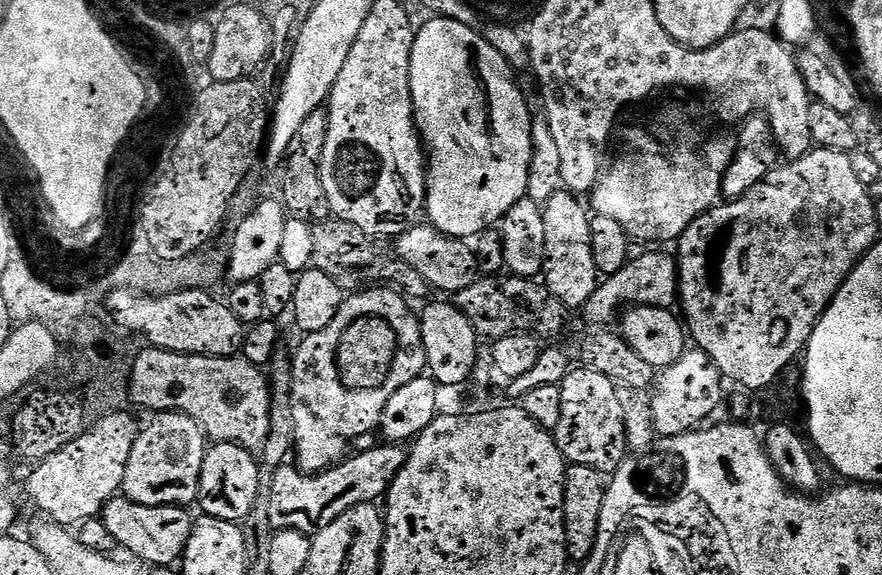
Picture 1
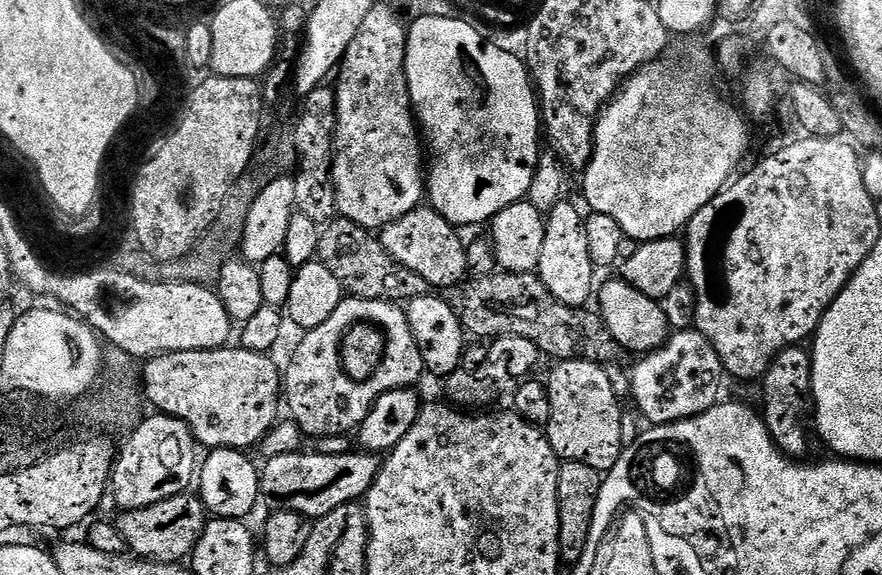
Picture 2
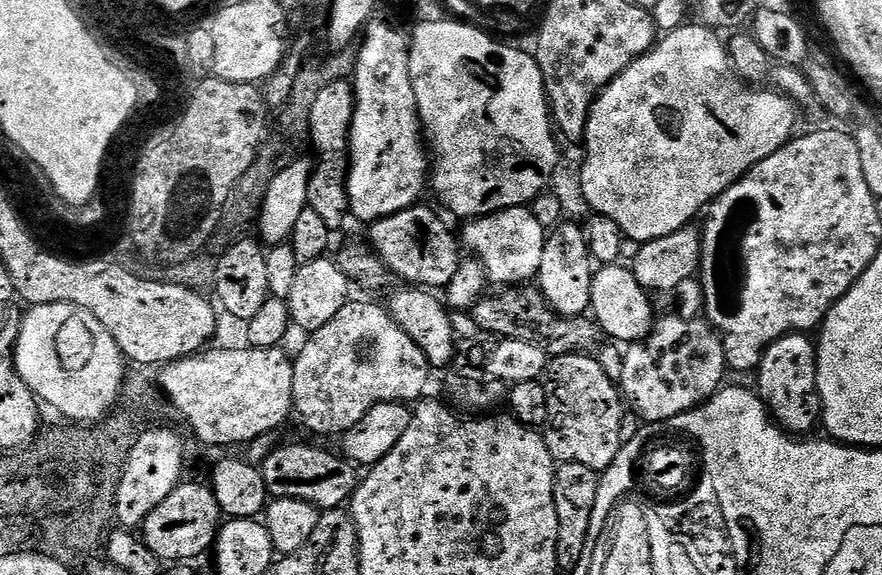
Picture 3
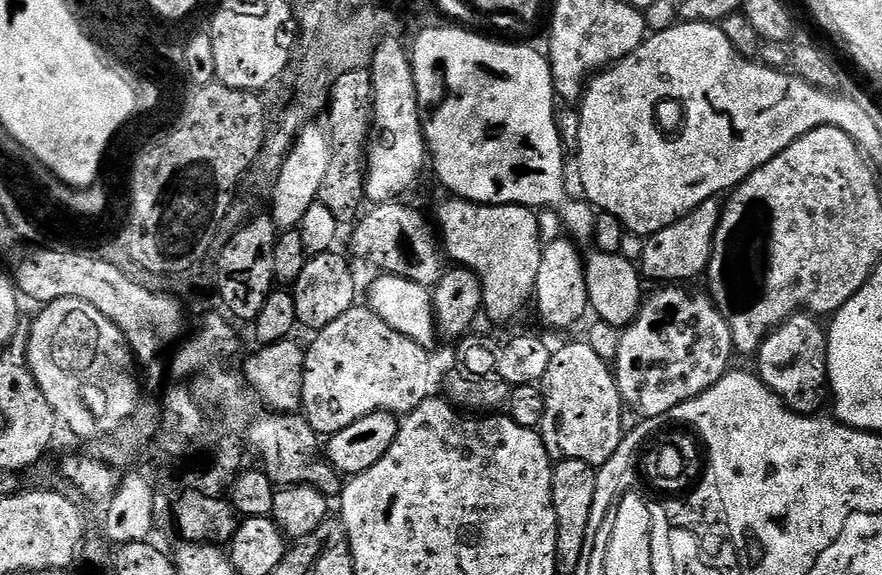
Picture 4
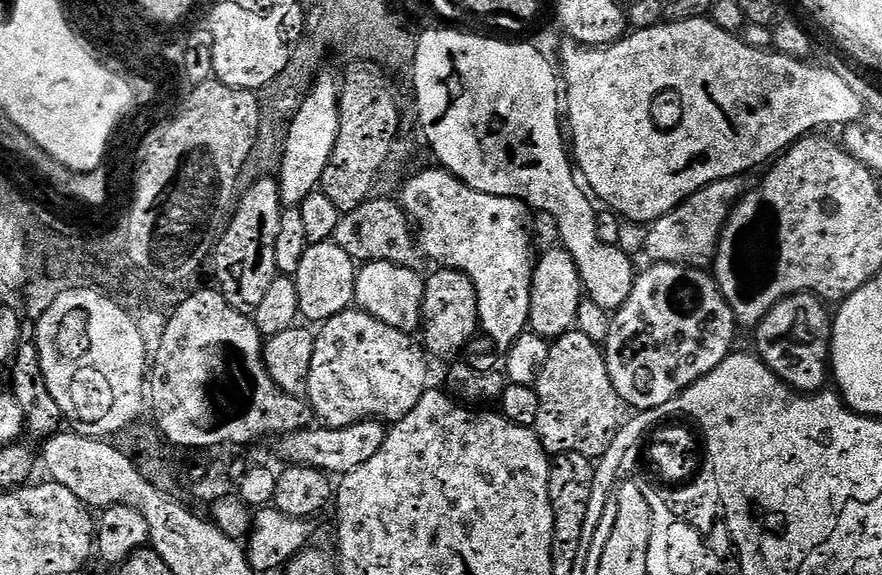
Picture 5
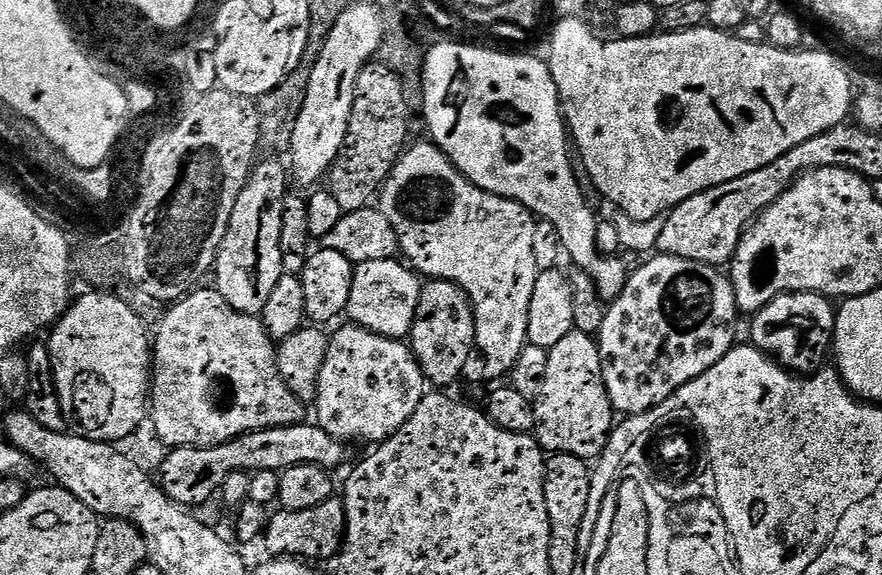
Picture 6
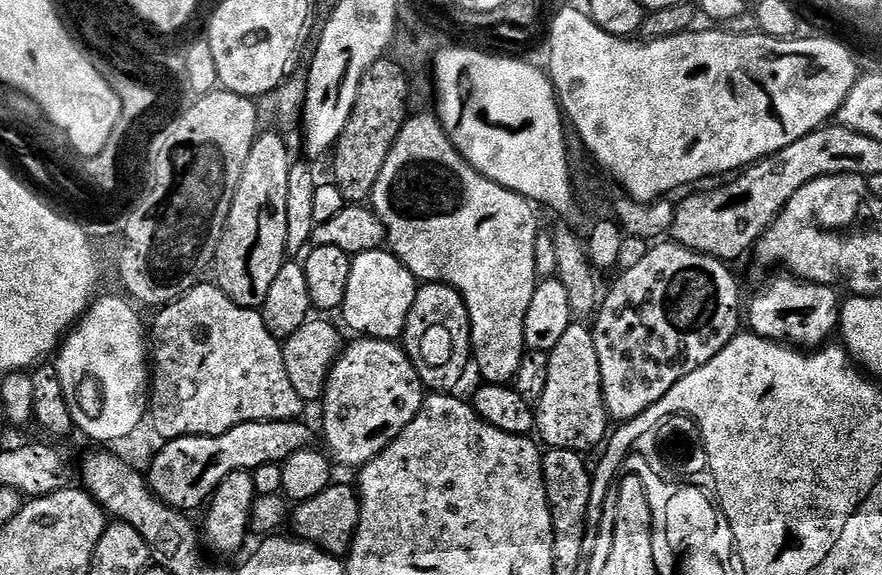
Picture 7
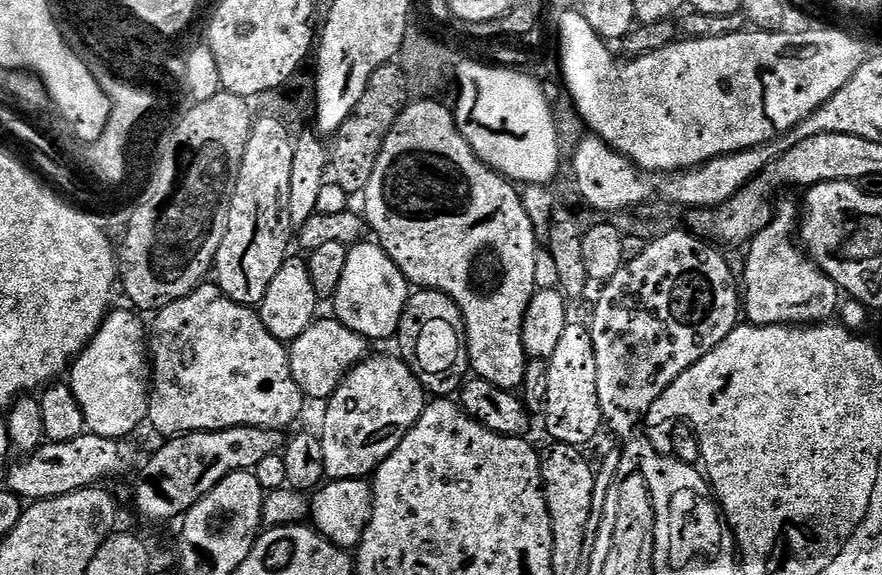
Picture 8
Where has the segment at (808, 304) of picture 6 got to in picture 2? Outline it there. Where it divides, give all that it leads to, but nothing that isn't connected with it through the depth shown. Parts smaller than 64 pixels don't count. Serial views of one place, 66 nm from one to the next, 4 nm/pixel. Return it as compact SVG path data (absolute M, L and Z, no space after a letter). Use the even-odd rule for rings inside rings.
M793 346L782 350L765 370L764 408L762 415L772 441L785 456L804 458L808 452L808 432L814 424L814 401L812 399L812 353L807 347Z

